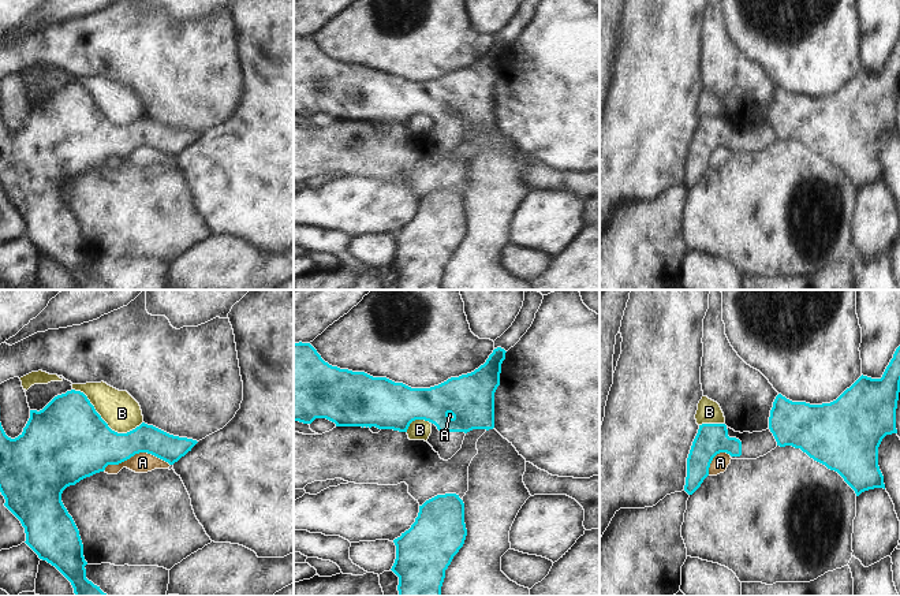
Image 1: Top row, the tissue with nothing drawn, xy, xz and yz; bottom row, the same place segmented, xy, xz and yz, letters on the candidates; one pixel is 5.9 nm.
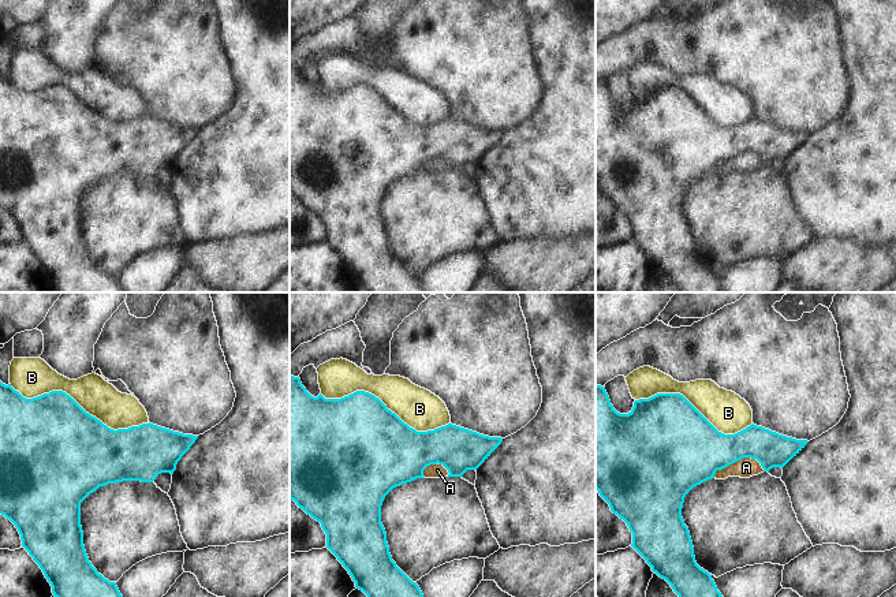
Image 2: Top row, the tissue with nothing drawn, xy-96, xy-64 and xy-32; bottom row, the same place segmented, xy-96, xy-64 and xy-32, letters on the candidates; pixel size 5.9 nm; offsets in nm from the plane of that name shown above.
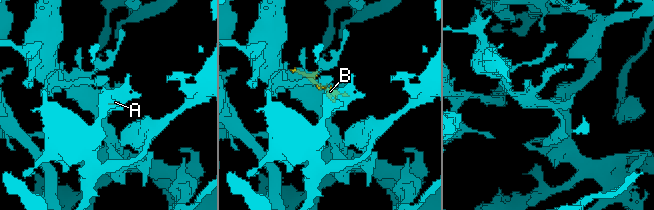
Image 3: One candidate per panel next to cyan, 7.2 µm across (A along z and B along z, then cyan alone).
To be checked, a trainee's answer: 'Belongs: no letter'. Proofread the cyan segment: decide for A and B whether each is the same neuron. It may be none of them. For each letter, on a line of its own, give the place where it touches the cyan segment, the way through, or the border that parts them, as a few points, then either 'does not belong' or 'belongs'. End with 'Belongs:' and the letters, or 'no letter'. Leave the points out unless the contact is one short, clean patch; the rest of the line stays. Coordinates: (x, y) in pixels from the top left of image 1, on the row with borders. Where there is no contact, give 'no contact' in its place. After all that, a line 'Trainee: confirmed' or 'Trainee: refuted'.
A: contact xy (135, 453); border xy (170, 464), (135, 453), (103, 470); does not belong
B: contact xy (104, 421); does not belong
Belongs: no letter
Trainee: confirmed

